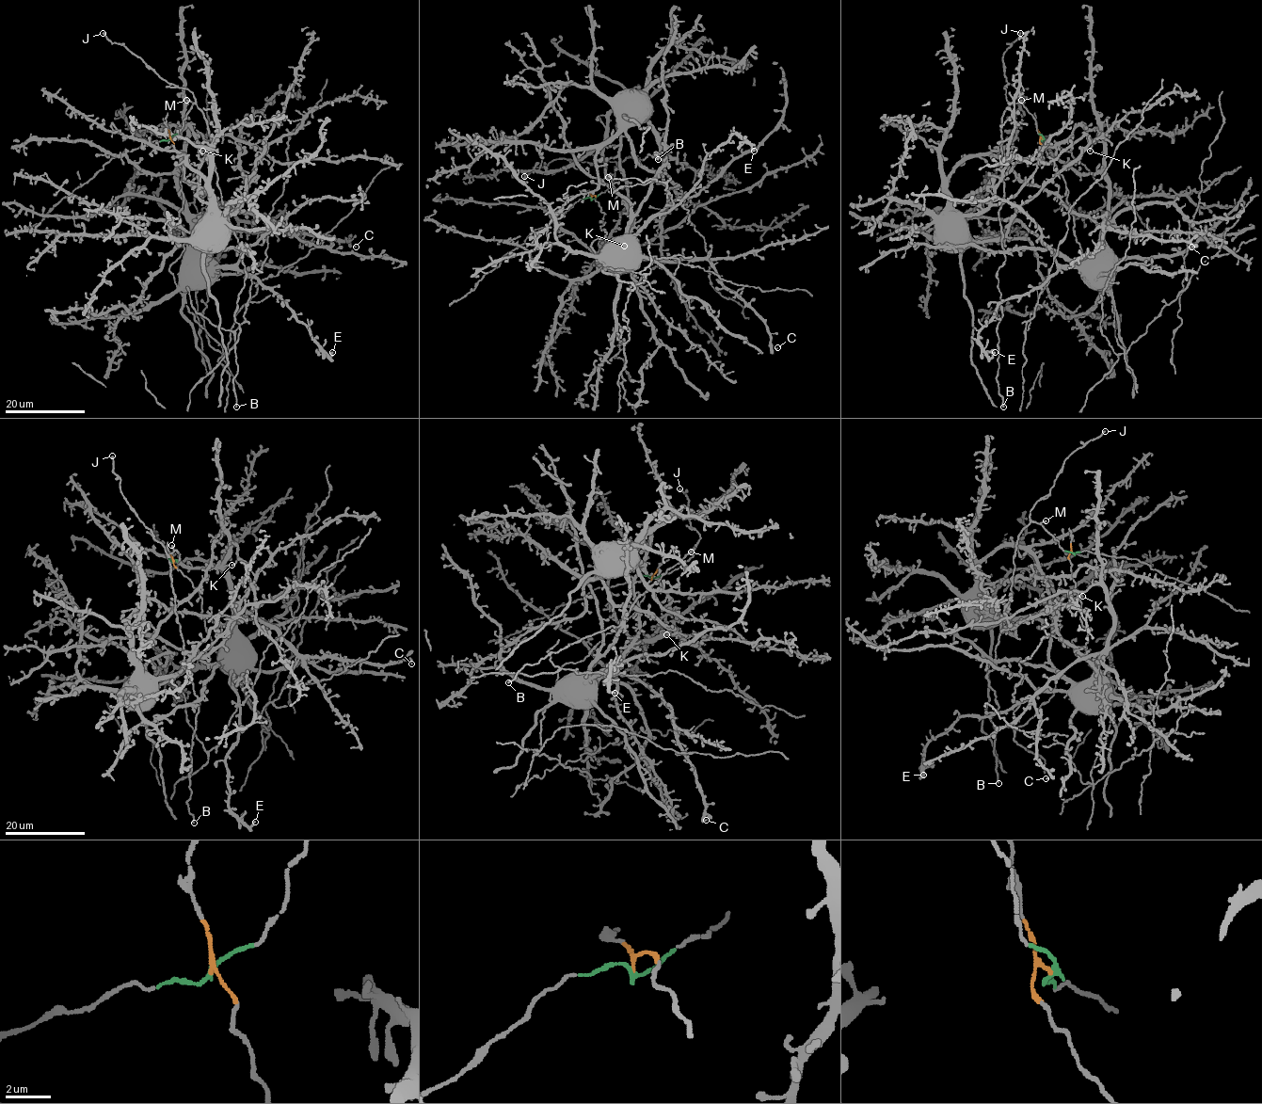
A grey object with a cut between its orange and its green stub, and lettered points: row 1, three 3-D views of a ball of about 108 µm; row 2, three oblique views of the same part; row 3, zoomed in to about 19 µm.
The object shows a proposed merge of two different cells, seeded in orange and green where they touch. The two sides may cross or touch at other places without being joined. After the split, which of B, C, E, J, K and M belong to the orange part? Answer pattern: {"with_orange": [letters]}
{"with_orange": ["C", "E", "K"]}

